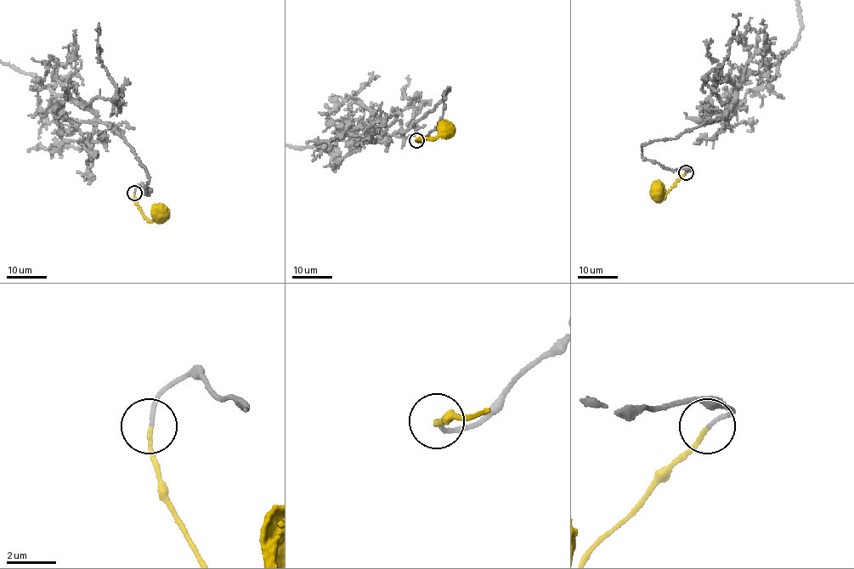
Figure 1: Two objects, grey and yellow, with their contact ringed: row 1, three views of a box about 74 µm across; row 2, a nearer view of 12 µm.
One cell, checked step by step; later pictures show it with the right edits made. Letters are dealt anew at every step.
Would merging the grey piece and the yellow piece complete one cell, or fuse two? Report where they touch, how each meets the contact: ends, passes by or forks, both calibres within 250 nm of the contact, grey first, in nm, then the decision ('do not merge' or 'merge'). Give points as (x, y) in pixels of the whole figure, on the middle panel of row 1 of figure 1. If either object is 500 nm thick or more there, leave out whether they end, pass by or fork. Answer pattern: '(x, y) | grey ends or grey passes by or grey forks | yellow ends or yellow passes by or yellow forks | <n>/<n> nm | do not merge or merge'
(416, 140) | grey ends | yellow ends | 130/150 nm | merge

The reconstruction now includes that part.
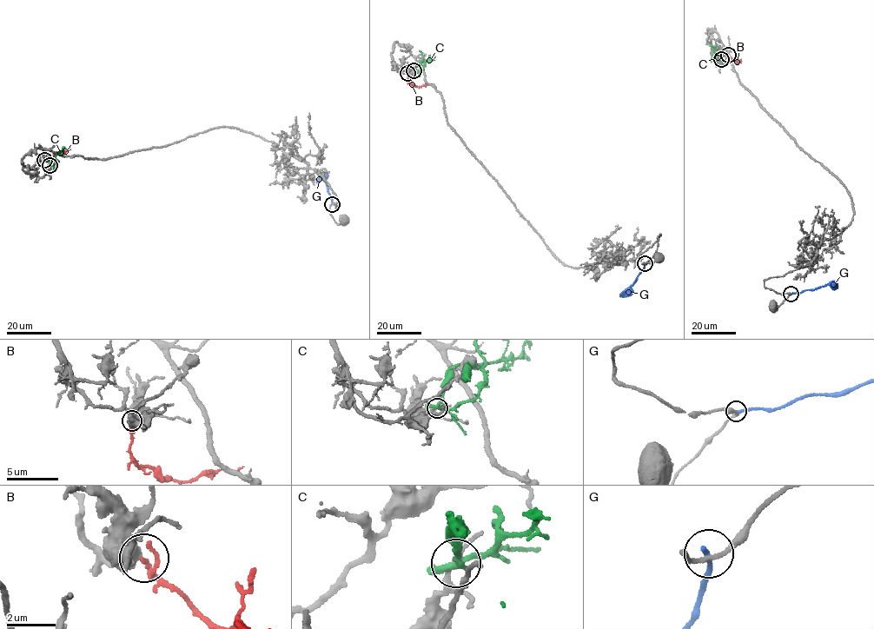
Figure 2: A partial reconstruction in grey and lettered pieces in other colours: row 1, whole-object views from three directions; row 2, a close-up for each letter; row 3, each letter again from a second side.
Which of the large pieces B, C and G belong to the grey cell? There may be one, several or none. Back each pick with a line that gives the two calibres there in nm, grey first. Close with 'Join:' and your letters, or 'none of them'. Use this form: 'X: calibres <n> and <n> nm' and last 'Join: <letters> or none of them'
Join: none of them

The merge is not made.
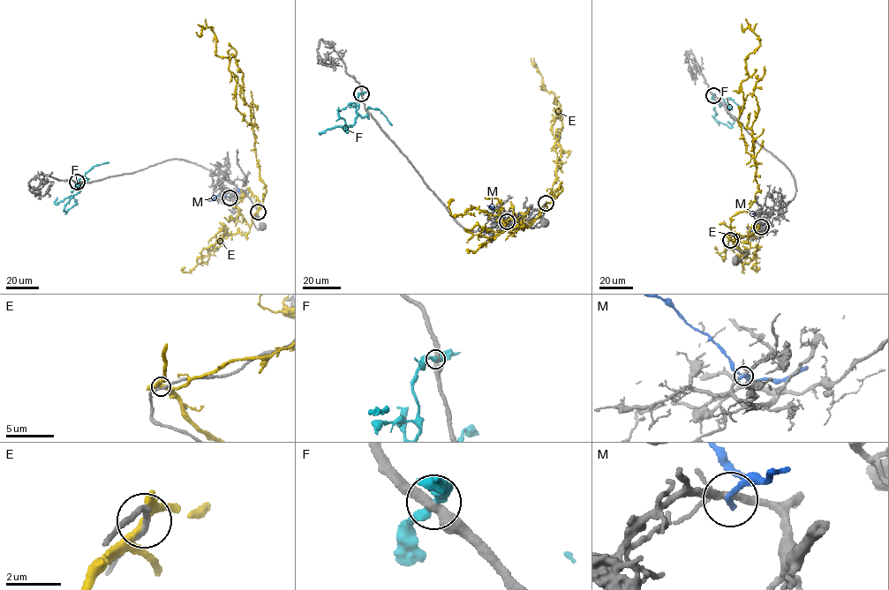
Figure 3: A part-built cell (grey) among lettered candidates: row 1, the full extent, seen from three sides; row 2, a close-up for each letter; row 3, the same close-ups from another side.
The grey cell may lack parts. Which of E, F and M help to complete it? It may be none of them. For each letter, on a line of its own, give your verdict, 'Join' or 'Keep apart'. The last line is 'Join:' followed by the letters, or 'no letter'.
E: Keep apart
F: Keep apart
M: Keep apart
Join: no letter

